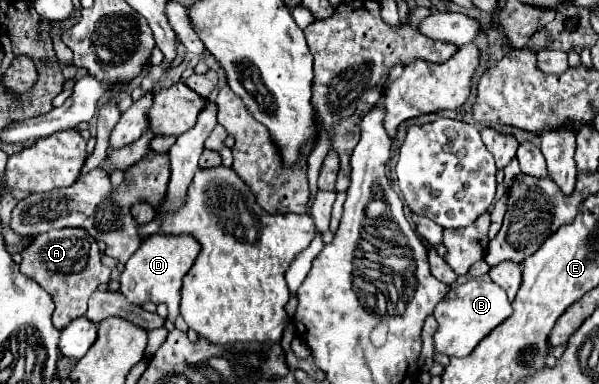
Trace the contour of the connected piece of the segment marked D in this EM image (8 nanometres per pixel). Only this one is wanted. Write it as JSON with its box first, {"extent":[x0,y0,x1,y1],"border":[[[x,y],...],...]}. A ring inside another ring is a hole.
{"extent":[121,234,201,322],"border":[[[153,234],[143,244],[139,250],[129,258],[125,264],[125,270],[121,274],[121,292],[127,296],[131,304],[141,306],[143,302],[151,300],[155,304],[165,302],[169,306],[169,320],[175,322],[179,316],[179,290],[181,290],[181,280],[193,266],[201,252],[201,244],[191,236],[191,234]]]}

